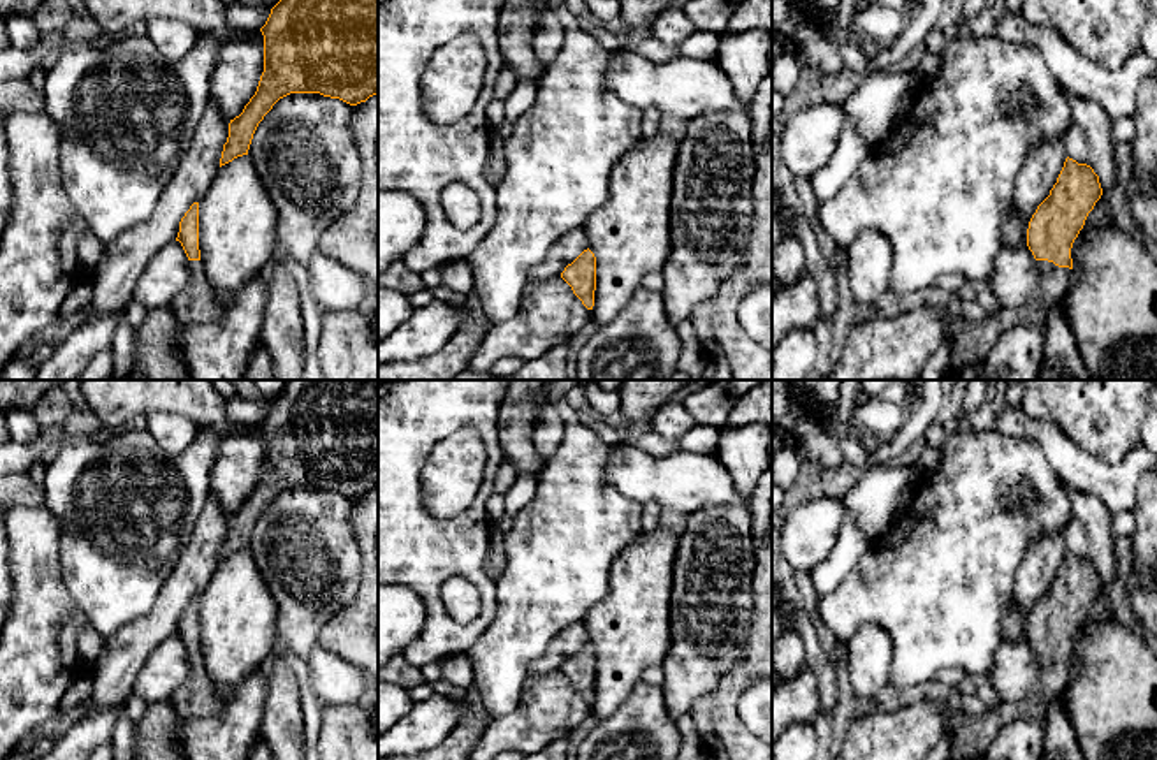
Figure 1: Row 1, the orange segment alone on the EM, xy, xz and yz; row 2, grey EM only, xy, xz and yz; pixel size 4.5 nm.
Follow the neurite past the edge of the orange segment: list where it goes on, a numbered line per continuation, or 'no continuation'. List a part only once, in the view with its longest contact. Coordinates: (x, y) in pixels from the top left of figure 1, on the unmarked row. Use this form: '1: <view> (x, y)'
1: yz (971, 734)

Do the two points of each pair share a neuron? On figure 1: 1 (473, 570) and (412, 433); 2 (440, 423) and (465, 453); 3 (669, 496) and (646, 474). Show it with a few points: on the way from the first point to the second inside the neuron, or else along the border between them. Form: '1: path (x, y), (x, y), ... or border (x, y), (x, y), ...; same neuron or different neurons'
1: path (438, 537), (407, 505), (407, 468); same neuron
2: border (487, 449), (473, 430), (459, 428), (422, 463); different neurons
3: path (663, 491), (651, 479); same neuron

